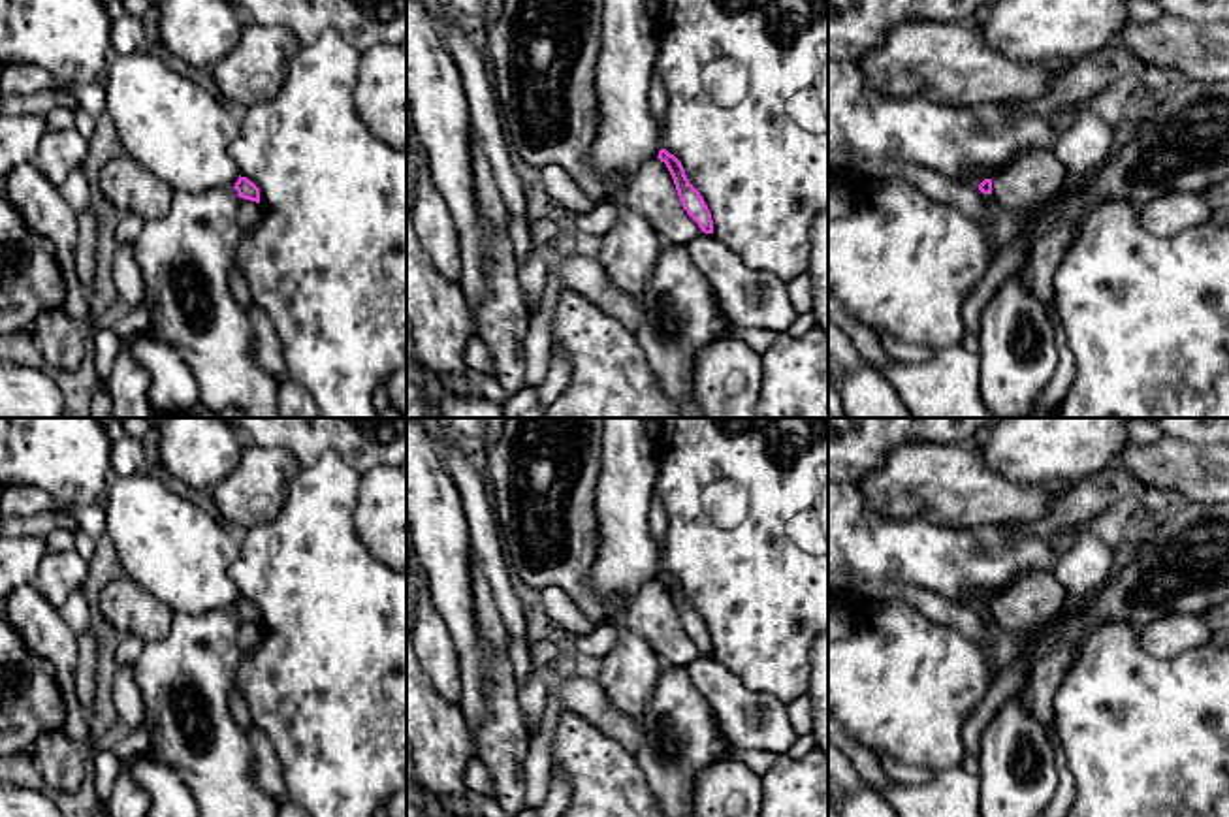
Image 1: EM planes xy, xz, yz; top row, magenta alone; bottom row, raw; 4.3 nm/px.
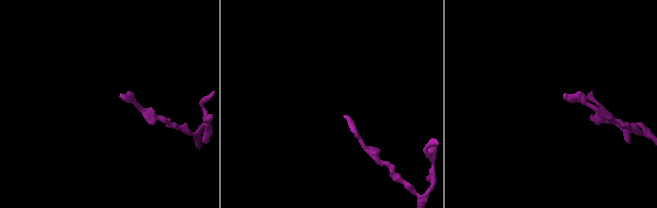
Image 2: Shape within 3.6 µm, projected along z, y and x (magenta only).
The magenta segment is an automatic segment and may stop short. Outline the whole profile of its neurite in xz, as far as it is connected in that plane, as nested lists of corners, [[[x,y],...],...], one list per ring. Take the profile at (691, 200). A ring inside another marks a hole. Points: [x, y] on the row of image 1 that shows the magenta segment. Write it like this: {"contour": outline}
{"contour": [[[661,149],[657,158],[666,164],[687,215],[698,224],[704,233],[713,233],[711,213],[700,192],[689,183],[681,162],[666,149]]]}

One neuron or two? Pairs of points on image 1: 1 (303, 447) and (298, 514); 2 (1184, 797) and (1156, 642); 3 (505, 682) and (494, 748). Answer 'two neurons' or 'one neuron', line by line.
1: two neurons
2: two neurons
3: one neuron

